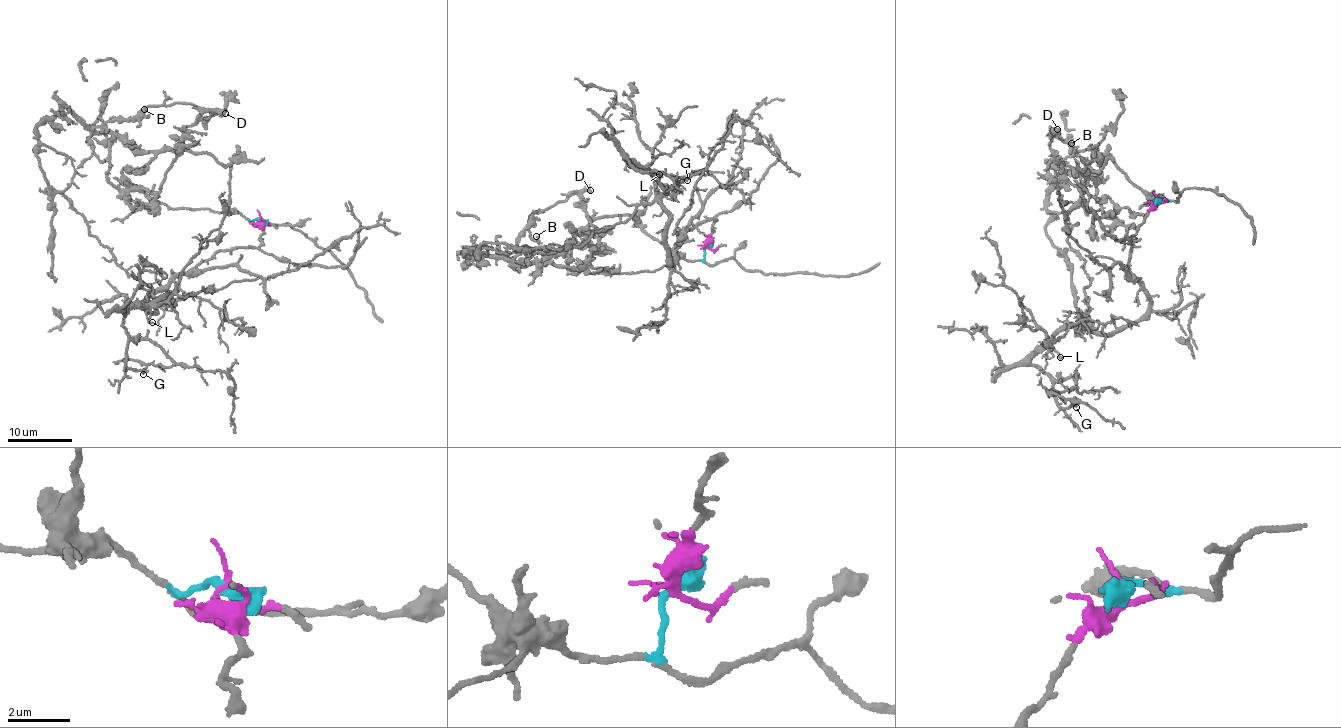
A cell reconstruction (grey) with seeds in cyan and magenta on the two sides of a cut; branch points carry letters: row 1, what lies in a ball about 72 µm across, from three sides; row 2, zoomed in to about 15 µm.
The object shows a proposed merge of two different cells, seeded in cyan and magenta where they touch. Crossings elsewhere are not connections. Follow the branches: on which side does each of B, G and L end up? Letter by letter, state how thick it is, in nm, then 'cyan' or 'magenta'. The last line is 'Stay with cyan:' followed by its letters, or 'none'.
B: calibre 100 nm; magenta
G: calibre 260 nm; magenta
L: calibre 140 nm; magenta
Stay with cyan: none

